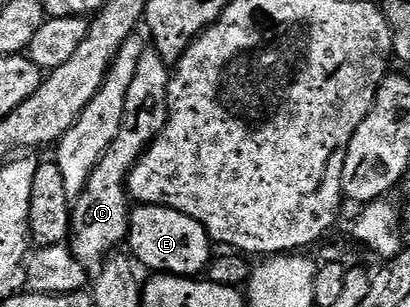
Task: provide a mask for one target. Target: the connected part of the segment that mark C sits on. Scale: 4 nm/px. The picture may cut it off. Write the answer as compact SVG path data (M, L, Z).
M142 52L135 66L135 78L127 90L127 106L119 134L95 166L91 178L87 178L87 186L83 186L79 198L71 204L67 244L82 266L100 265L110 253L120 249L117 248L120 244L122 247L126 243L131 211L127 177L137 165L137 159L169 122L170 79L170 65L165 64L157 52Z

